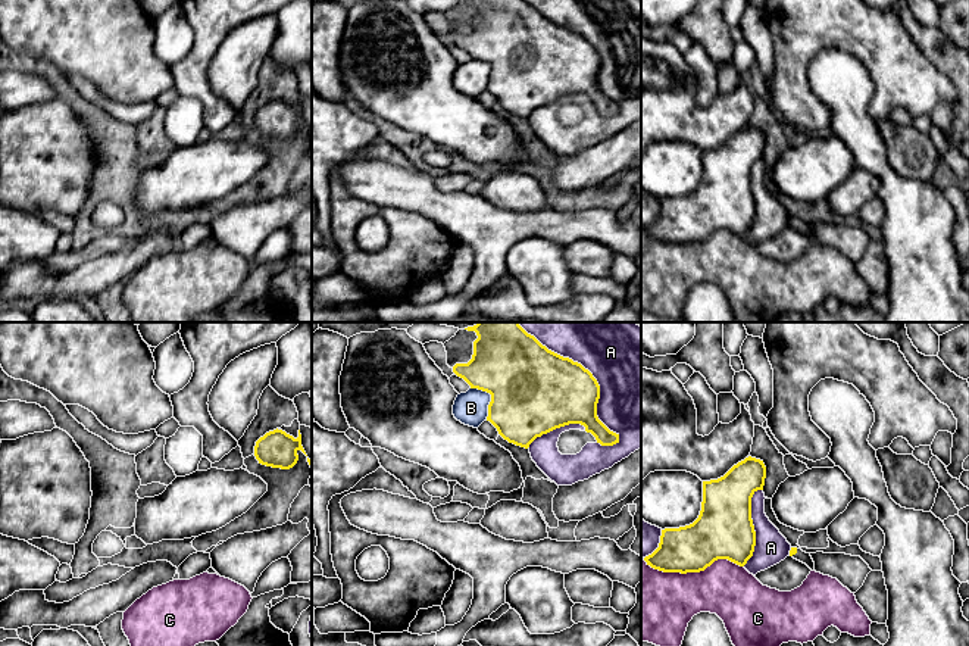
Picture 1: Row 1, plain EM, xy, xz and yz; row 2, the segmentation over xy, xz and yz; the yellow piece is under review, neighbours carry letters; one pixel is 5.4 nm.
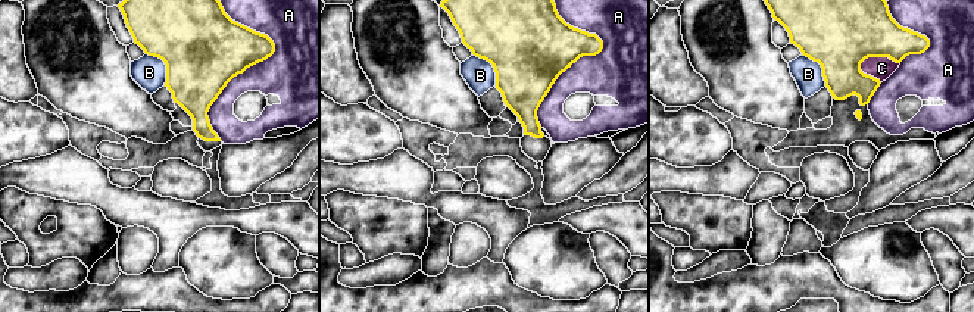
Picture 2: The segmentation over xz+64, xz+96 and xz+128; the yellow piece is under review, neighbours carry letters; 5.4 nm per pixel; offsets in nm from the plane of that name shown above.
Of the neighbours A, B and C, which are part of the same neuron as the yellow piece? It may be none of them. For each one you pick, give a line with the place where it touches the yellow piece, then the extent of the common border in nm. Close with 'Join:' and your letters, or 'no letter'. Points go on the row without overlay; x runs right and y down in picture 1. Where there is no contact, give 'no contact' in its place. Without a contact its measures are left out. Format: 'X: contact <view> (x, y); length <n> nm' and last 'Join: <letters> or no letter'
Join: no letter

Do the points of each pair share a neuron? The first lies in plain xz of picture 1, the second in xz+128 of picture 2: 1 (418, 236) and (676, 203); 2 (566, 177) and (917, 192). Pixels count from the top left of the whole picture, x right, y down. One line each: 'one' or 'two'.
1: one
2: two

